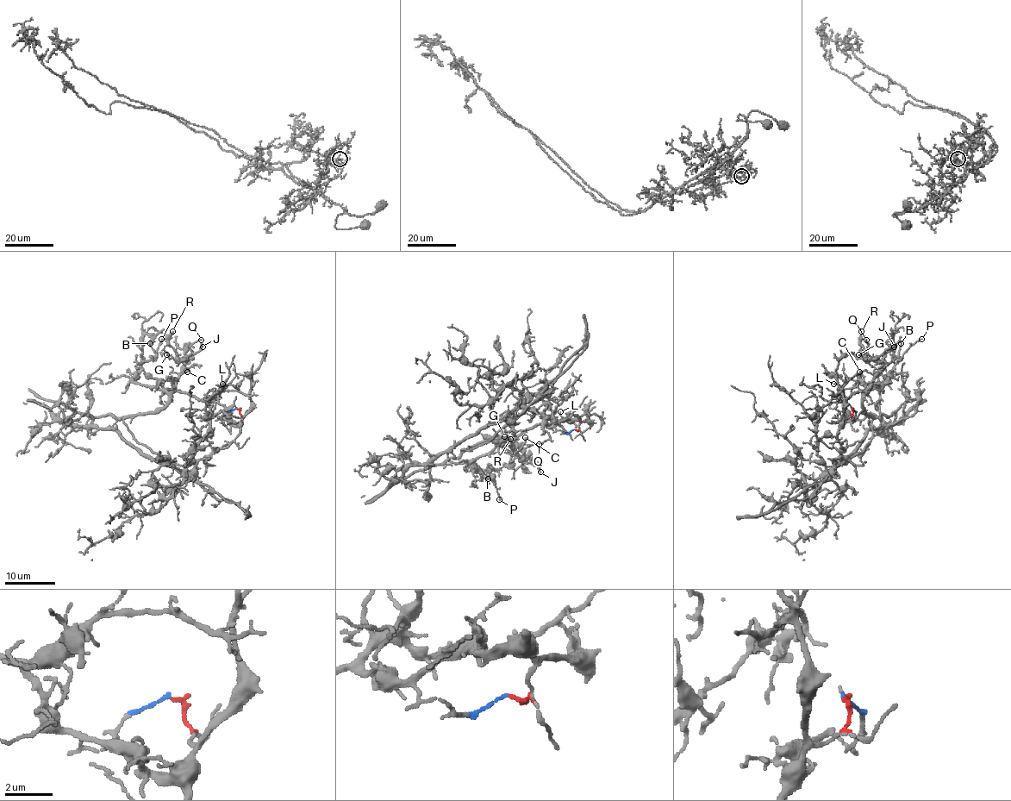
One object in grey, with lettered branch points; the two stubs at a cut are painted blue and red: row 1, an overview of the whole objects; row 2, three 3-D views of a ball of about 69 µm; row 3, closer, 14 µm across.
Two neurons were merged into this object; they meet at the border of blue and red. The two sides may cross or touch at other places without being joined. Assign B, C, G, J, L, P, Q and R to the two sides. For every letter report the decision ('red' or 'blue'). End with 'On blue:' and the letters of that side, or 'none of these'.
B: blue
C: blue
G: blue
J: blue
L: blue
P: blue
Q: blue
R: blue
On blue: B, C, G, J, L, P, Q, R

